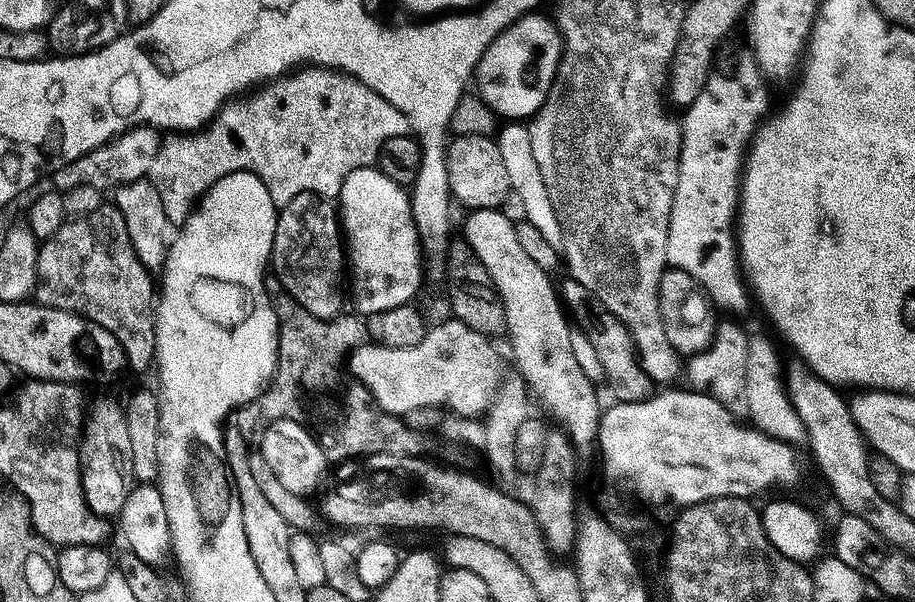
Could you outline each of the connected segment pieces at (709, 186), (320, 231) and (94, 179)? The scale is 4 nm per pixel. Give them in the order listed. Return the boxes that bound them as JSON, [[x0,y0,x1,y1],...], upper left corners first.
[[667,51,762,310],[270,193,346,321],[55,126,162,193]]

